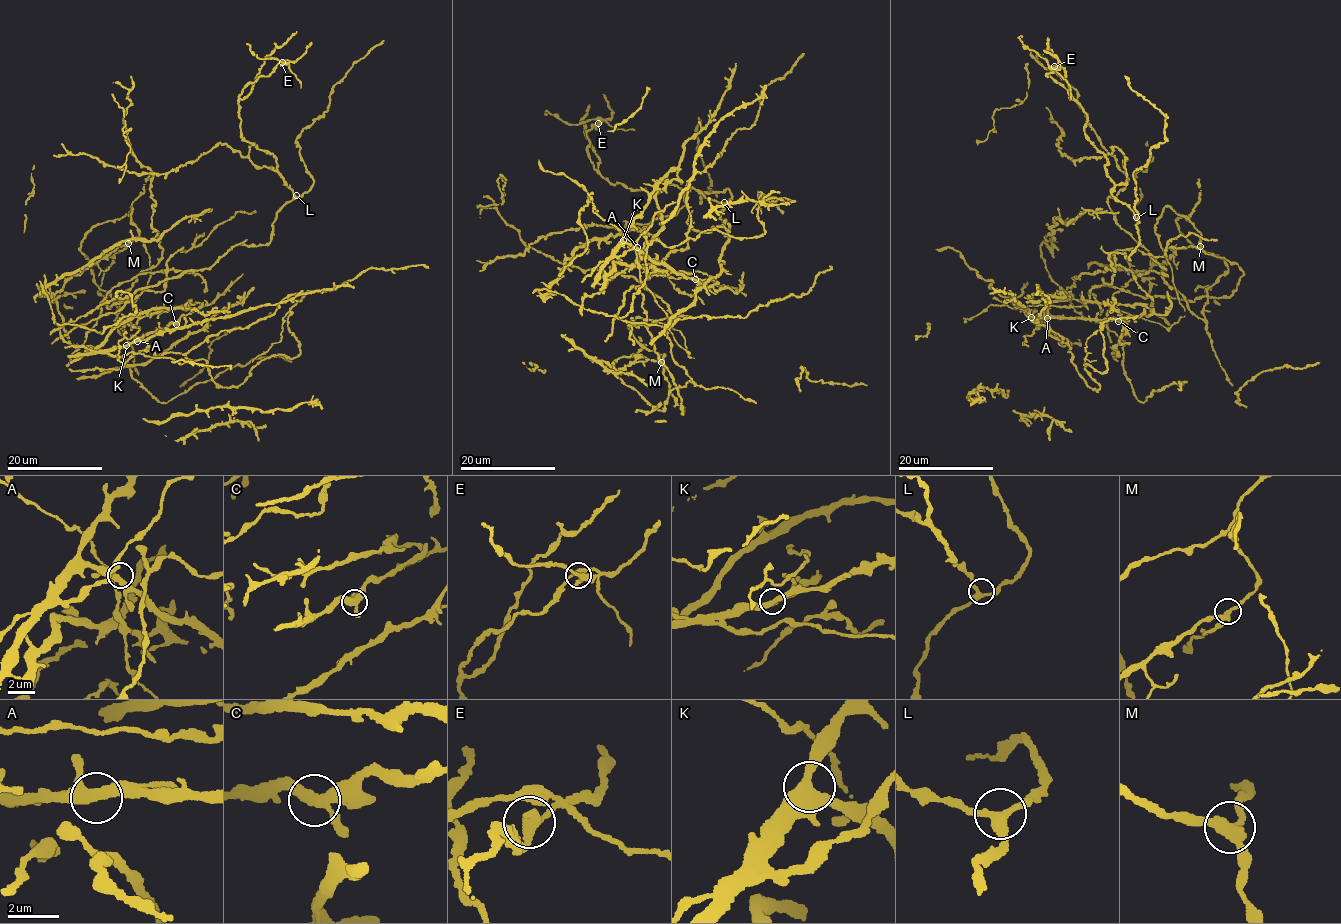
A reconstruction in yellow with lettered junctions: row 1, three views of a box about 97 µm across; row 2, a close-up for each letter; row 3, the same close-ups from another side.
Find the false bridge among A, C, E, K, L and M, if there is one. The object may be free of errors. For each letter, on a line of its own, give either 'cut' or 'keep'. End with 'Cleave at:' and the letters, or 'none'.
A: keep
C: keep
E: keep
K: keep
L: keep
M: keep
Cleave at: none

